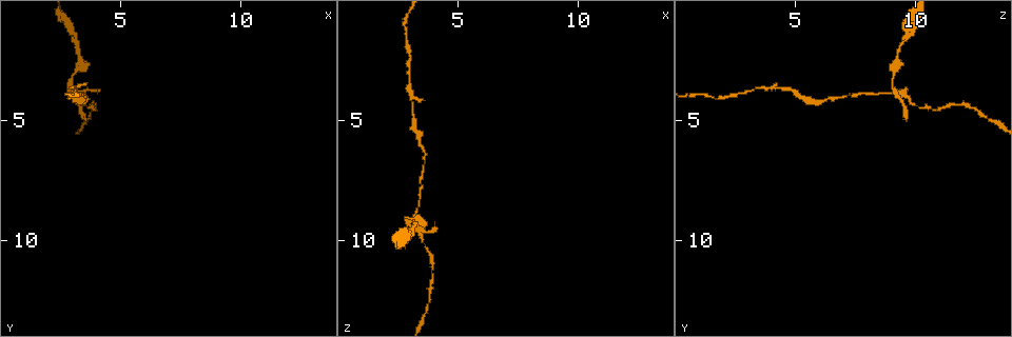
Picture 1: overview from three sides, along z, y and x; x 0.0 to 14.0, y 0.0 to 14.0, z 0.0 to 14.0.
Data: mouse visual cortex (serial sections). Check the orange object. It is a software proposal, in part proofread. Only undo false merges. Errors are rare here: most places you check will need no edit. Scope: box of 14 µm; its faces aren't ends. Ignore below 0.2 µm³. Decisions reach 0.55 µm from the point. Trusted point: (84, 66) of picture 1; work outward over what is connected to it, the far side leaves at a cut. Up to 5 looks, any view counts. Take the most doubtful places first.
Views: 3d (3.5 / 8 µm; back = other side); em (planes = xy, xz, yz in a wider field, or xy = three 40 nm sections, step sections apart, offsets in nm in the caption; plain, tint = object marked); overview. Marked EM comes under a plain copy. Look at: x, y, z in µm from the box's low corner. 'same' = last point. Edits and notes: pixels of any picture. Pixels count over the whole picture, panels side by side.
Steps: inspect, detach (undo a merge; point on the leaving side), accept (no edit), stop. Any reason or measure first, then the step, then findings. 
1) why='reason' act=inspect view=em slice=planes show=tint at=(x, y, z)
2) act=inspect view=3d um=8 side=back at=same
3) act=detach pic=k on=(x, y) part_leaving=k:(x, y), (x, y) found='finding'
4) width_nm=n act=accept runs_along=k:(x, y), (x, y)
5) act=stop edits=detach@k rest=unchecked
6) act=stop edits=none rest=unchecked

why='a fork' act=inspect view=3d um=3.5 at=(3.3, 3.9, 9.4)

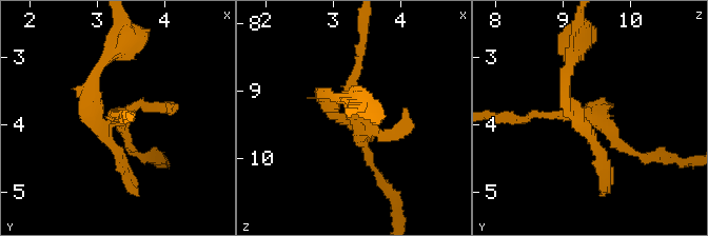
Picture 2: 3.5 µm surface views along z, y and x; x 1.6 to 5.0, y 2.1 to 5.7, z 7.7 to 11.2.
act=inspect view=em slice=planes show=tint at=(3.20, 3.95, 9.30)

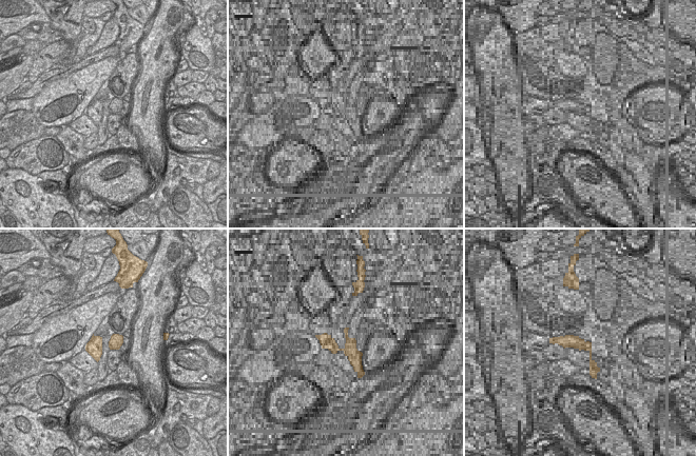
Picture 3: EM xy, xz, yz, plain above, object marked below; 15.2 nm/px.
act=detach pic=2 on=(595, 118) part_leaving=2:(91, 112), (94, 124), (126, 118) found='two cells meet here'

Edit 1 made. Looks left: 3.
why='calibre changes' act=inspect view=3d um=3.5 at=(3.0, 1.8, 9.6)

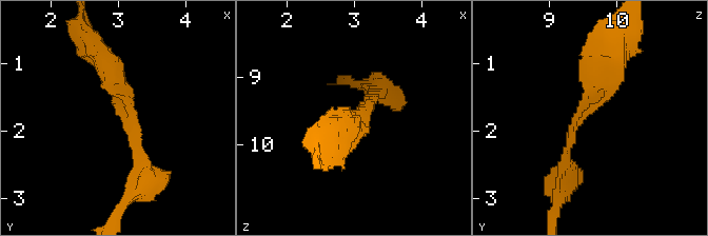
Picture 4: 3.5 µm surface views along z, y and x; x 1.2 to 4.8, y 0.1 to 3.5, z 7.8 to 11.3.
why='now the EM' act=inspect view=em slice=xy step=1 show=tint at=(3.05, 1.75, 9.60)

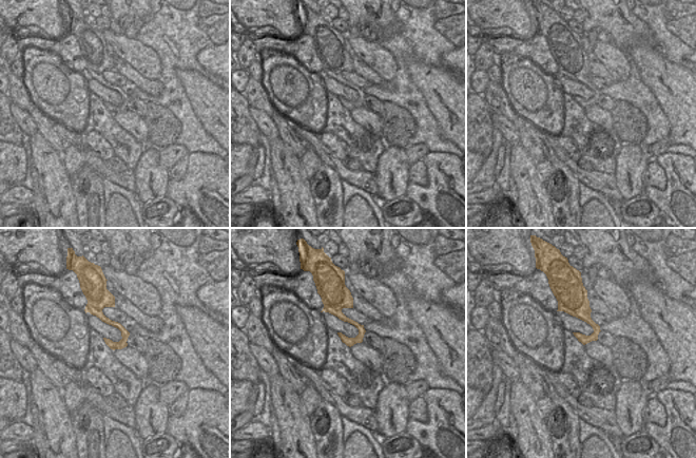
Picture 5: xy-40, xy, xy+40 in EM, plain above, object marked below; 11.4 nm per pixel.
width_nm=100 act=accept runs_along=5:(105, 301), (99, 313), (123, 331), (119, 346) found='continuous, no second cell'

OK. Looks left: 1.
act=stop edits=detach@2 rest=unchecked

